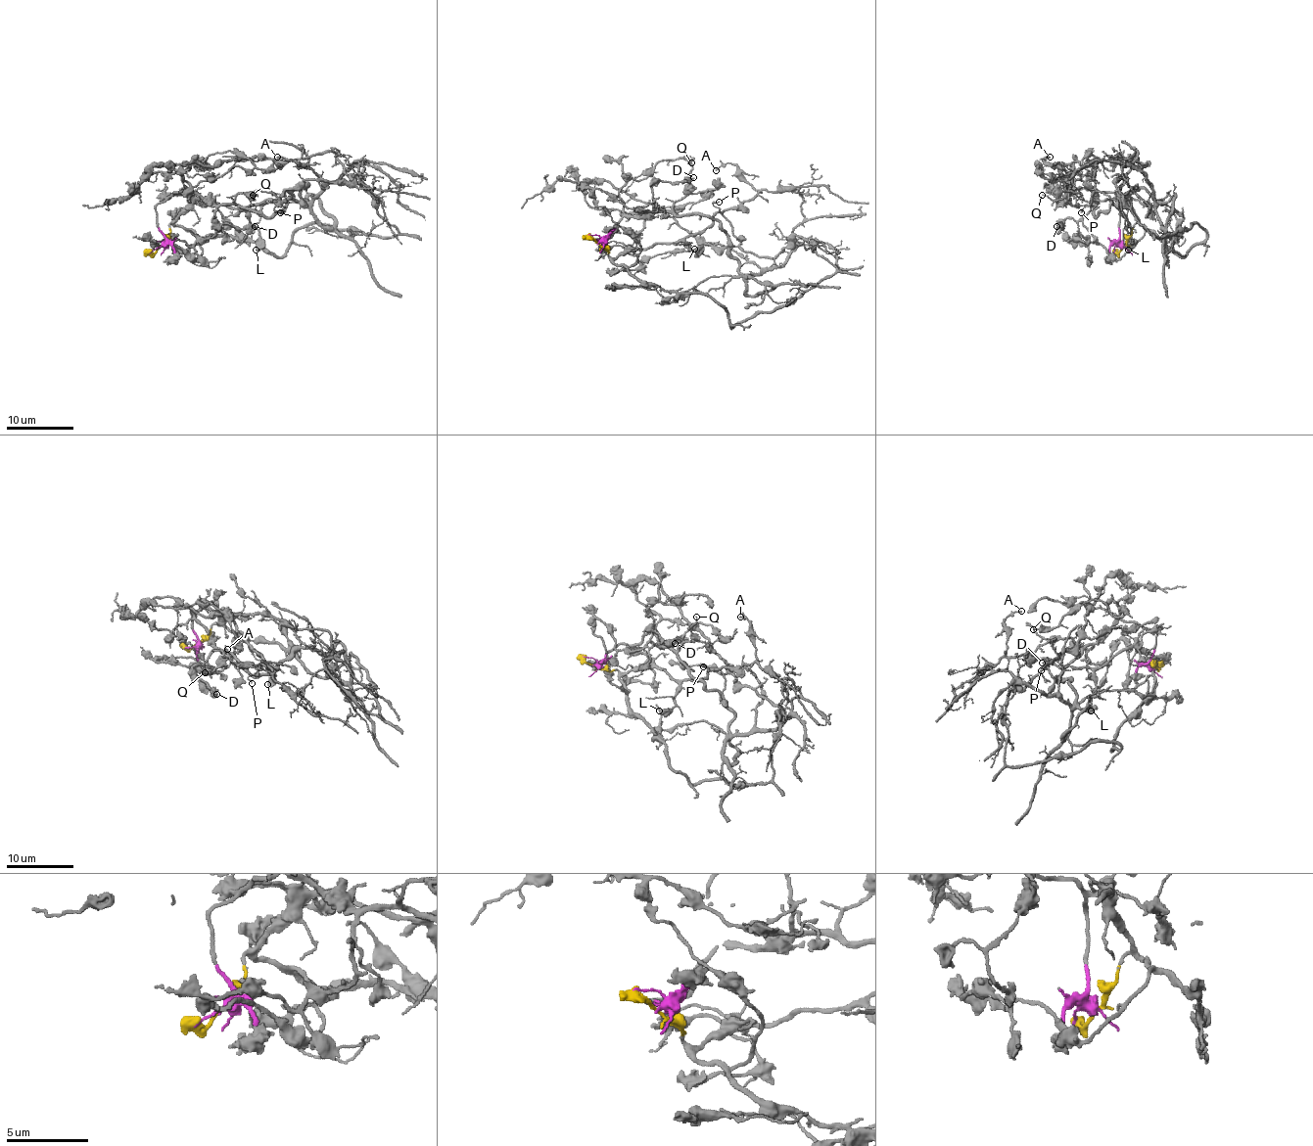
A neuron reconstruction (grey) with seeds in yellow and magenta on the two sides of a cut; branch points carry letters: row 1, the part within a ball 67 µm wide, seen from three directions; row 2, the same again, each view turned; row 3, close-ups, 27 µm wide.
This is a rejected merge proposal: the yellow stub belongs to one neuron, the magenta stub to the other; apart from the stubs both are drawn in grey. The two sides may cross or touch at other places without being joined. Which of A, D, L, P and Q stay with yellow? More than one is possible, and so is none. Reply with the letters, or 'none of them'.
A, L, P

